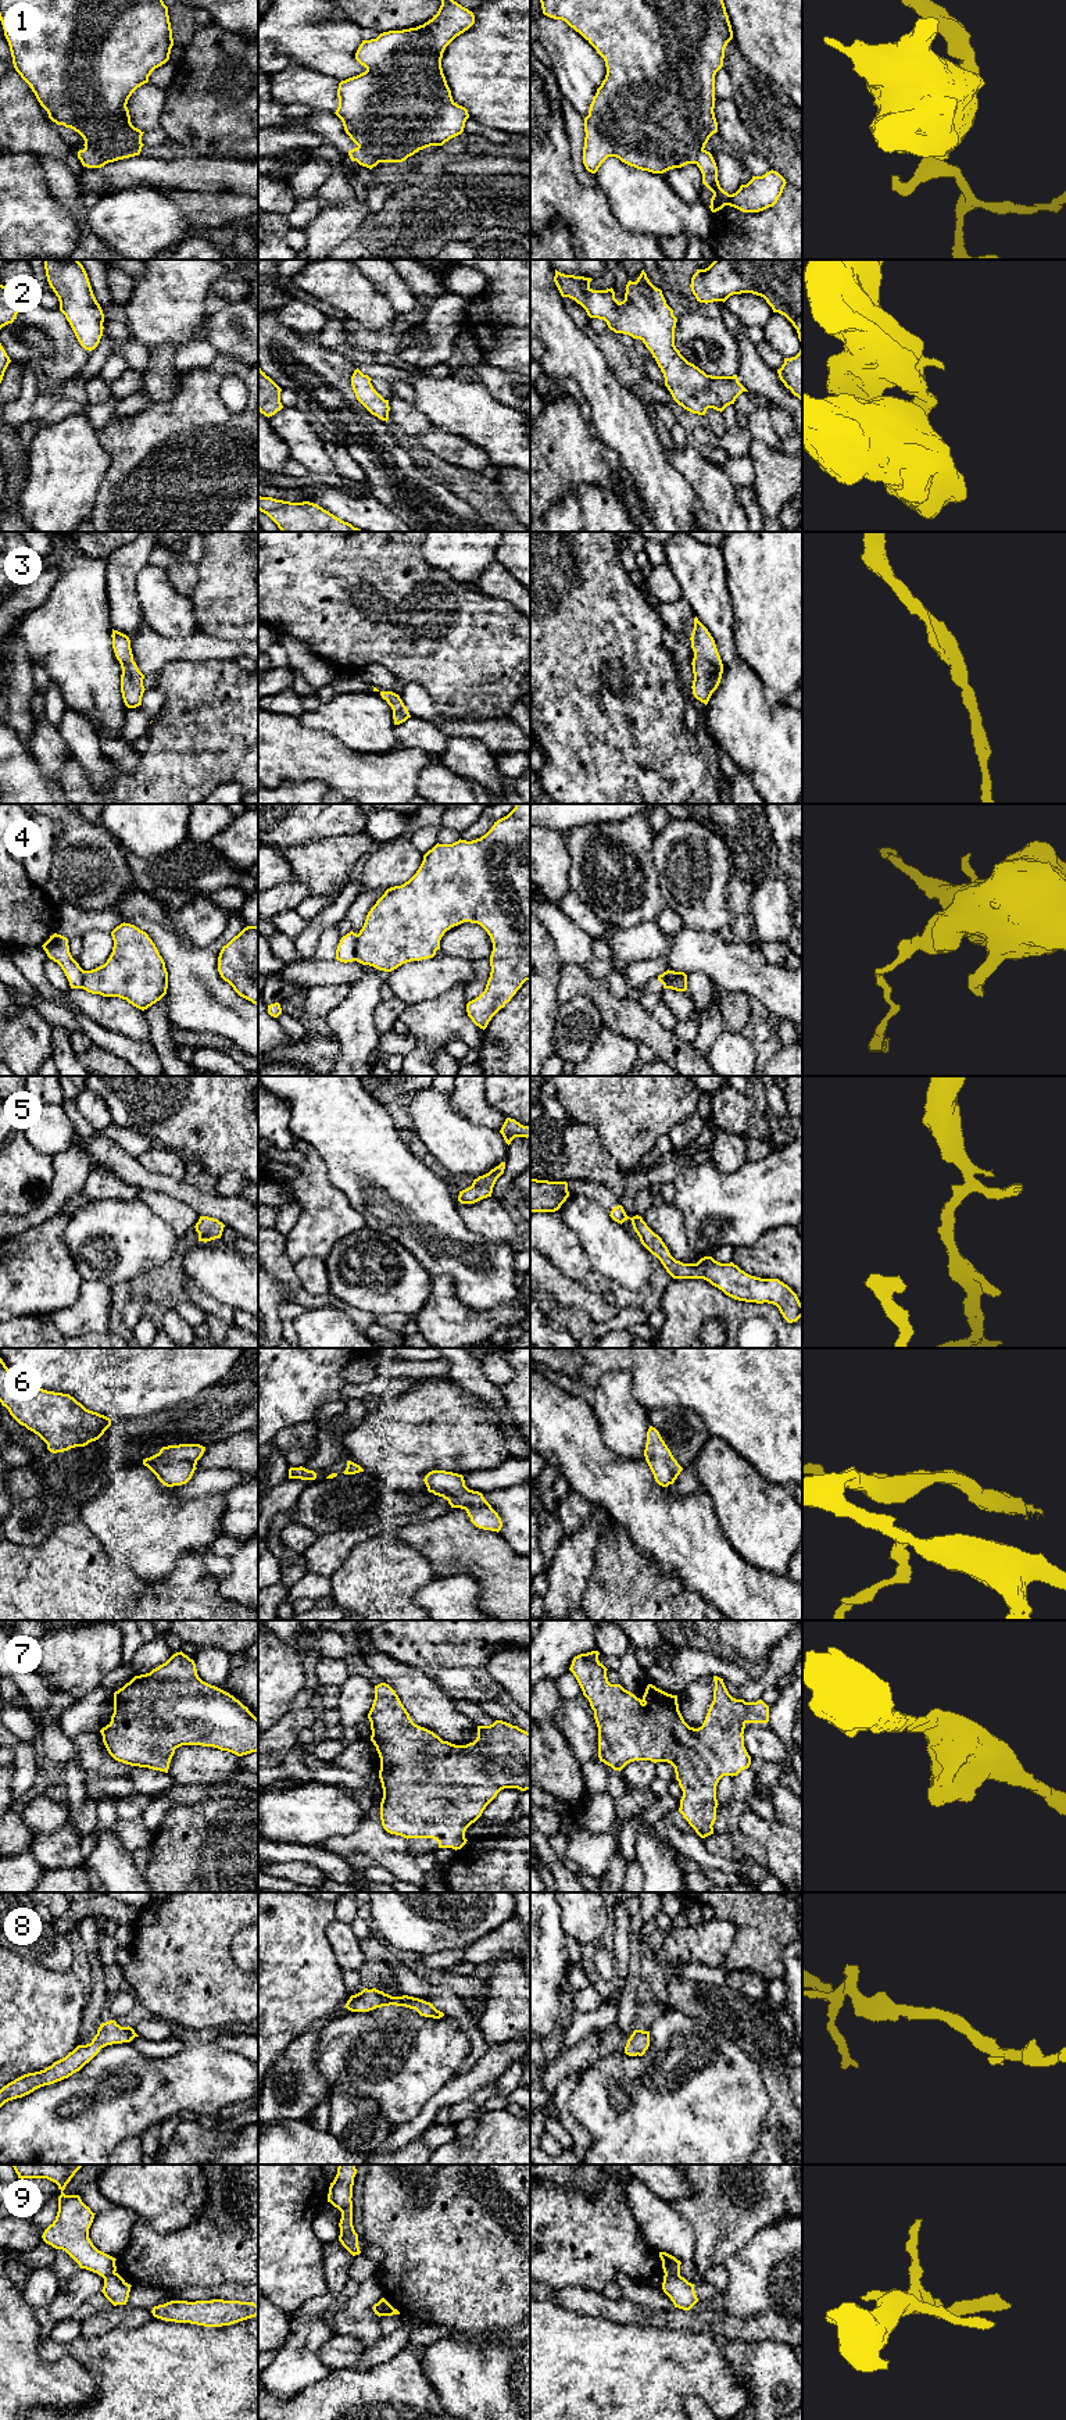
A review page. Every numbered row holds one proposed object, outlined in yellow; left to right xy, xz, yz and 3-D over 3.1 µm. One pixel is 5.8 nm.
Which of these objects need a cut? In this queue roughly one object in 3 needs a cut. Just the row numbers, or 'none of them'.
1, 4, 9

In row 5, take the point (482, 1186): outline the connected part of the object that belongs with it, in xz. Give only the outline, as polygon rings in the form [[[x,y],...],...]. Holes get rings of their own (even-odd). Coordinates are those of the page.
[[[505,1162],[491,1169],[489,1173],[473,1180],[472,1186],[459,1191],[458,1201],[461,1204],[475,1204],[483,1198],[491,1197],[497,1179],[504,1173]]]

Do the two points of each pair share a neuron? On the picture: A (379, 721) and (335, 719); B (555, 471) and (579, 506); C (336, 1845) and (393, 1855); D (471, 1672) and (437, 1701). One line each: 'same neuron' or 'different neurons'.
A: same neuron
B: different neurons
C: same neuron
D: different neurons

